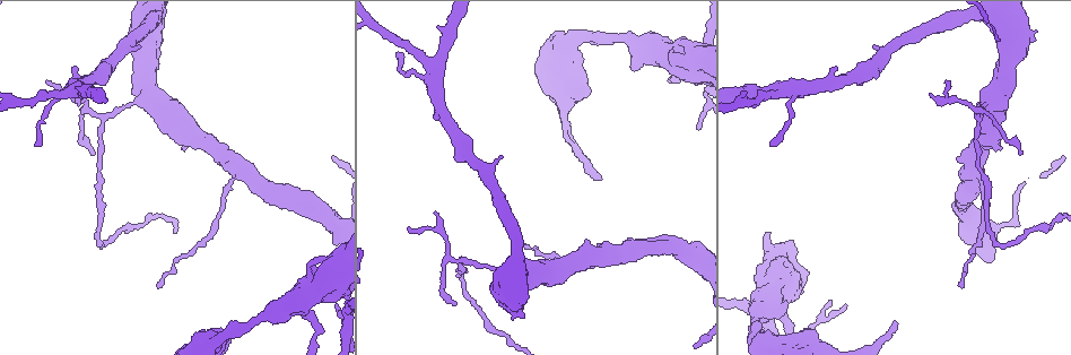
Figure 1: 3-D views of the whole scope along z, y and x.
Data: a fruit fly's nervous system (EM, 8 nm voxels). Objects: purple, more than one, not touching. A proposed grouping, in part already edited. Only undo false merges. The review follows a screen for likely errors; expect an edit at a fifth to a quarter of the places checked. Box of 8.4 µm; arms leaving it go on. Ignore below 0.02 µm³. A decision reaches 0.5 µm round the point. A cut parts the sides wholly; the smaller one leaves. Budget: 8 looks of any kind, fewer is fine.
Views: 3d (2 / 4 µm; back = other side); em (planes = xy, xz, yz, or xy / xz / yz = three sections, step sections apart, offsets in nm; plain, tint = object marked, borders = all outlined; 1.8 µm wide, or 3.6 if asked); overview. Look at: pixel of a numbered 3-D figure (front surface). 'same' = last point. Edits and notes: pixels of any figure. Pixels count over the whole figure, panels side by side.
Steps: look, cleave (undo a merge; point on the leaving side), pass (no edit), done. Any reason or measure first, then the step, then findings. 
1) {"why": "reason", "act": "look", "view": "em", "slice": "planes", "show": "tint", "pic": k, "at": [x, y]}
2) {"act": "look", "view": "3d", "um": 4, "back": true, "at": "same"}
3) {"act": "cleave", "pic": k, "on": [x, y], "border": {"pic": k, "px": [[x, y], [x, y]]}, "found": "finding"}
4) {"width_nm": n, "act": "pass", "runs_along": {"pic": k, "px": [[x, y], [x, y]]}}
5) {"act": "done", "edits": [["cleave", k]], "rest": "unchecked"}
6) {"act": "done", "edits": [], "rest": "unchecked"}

{"why": "thick turns thin", "act": "look", "view": "3d", "um": 4, "pic": 1, "at": [153, 98]}

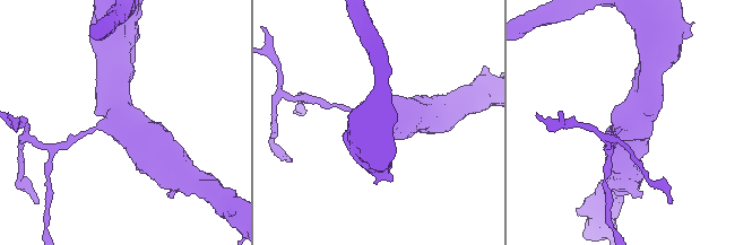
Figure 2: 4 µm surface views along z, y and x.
{"arms": 3, "why": "need the tissue", "act": "look", "view": "em", "um": 3.6, "slice": "planes", "show": "tint", "pic": 2, "at": [635, 118]}

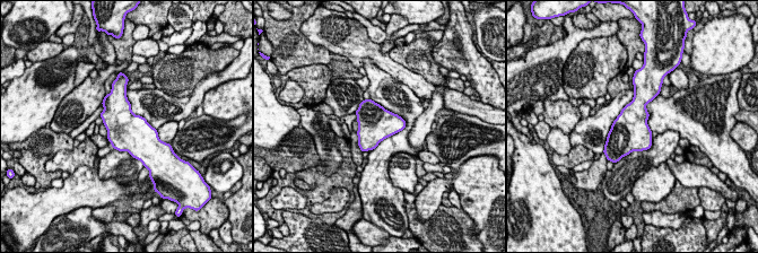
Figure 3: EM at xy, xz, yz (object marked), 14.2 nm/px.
{"act": "pass", "found": "continuous, no second cell"}

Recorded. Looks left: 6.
{"why": "sudden change in width", "act": "look", "view": "em", "um": 3.6, "slice": "xz", "step": 8, "show": "tint", "pic": 1, "at": [313, 287]}

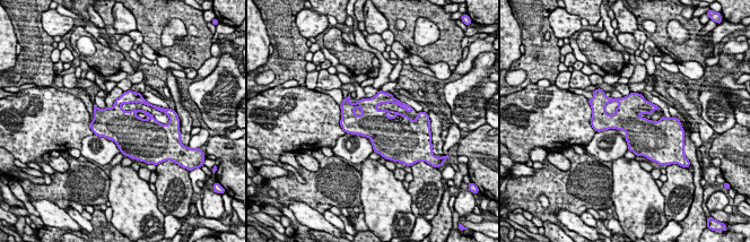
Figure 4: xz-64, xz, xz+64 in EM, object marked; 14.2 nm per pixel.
{"why": "another direction", "act": "look", "view": "em", "um": 3.6, "slice": "planes", "show": "tint", "at": "same"}

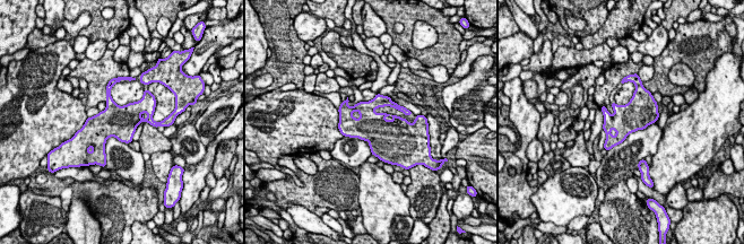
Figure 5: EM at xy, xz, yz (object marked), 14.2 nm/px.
{"act": "pass", "found": "one cell here"}

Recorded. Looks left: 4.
{"why": "sharp bend", "act": "look", "view": "em", "slice": "xz", "step": 8, "show": "tint", "pic": 1, "at": [216, 339]}

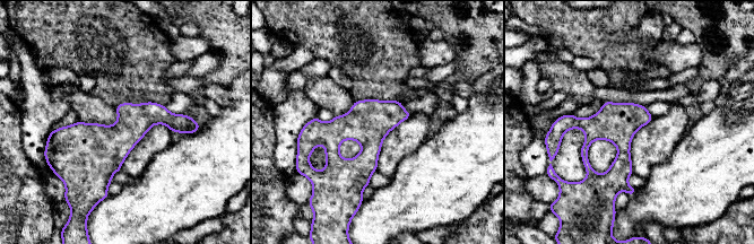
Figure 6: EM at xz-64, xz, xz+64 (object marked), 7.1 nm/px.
{"why": "another direction", "act": "look", "view": "em", "slice": "planes", "show": "tint", "at": "same"}

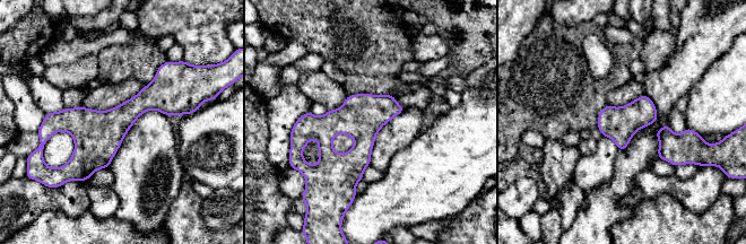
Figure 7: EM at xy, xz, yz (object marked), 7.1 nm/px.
{"act": "pass", "runs_along": {"pic": 7, "px": [[184, 109], [50, 115]]}, "found": "all the same cell"}

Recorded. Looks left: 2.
{"act": "done", "edits": [], "rest": "unchecked"}

